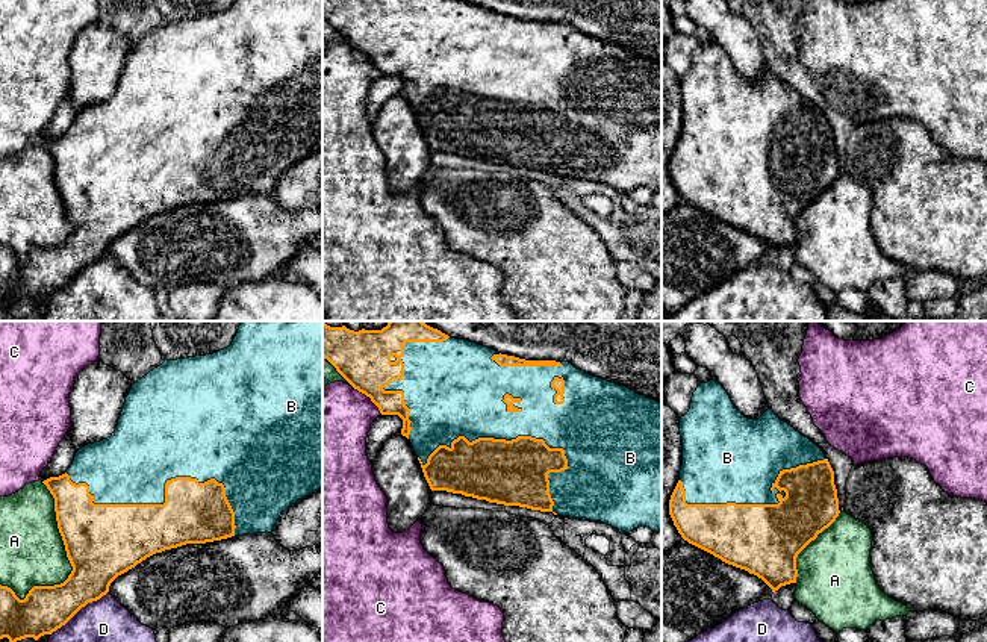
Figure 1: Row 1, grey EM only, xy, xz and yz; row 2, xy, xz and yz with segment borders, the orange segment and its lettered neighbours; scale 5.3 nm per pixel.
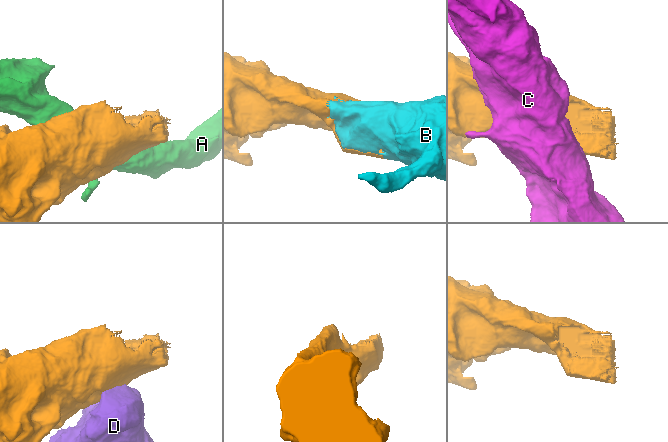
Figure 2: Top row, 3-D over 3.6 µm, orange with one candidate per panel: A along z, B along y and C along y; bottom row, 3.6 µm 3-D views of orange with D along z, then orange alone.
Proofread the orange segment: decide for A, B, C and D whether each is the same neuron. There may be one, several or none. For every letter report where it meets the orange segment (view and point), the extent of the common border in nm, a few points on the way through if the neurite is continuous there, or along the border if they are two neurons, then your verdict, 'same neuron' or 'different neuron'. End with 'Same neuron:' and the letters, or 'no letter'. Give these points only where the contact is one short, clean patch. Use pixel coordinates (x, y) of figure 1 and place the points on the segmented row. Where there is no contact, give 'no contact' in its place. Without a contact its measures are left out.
A: contact xy (67, 554); length 650 nm; different neuron
B: contact xy (165, 494); length 950 nm; same neuron
C: contact xz (368, 395); length 220 nm; different neuron
D: contact xy (77, 610); length 380 nm; different neuron
Same neuron: B

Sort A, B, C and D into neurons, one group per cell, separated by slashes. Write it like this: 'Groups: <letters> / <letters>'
Groups: A / B / C / D

